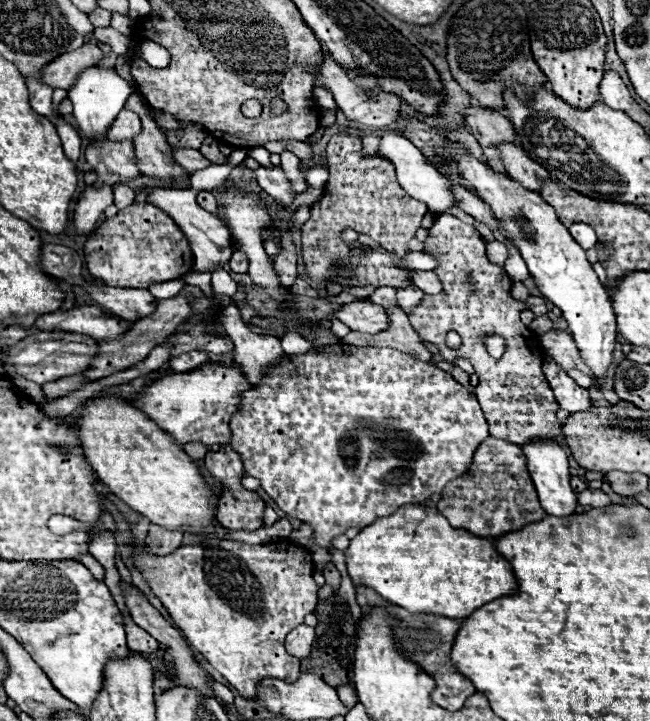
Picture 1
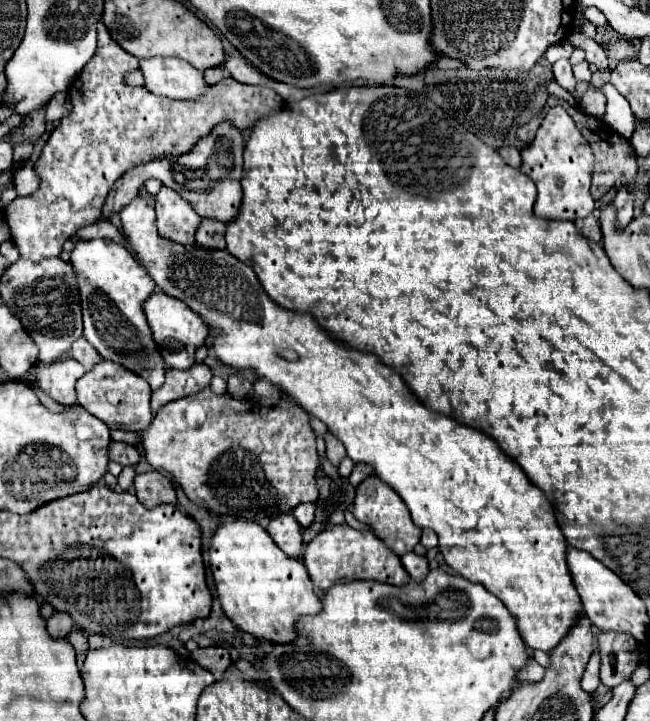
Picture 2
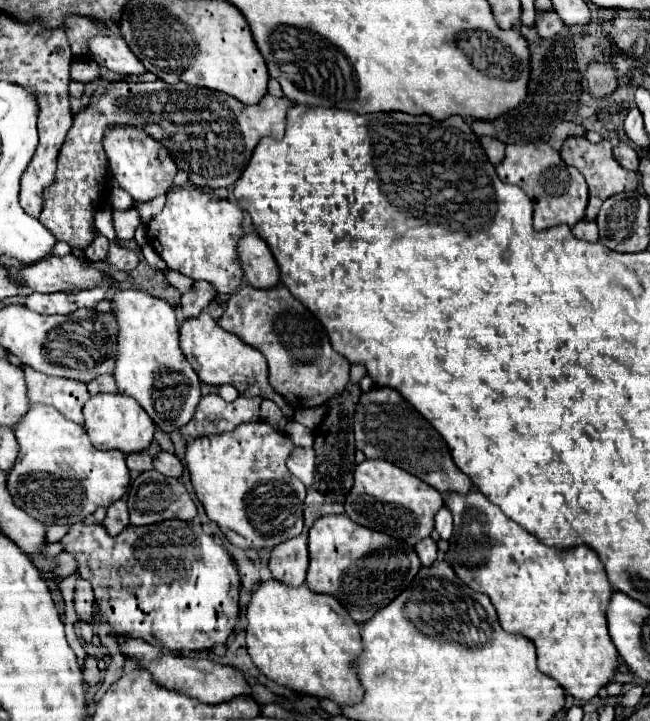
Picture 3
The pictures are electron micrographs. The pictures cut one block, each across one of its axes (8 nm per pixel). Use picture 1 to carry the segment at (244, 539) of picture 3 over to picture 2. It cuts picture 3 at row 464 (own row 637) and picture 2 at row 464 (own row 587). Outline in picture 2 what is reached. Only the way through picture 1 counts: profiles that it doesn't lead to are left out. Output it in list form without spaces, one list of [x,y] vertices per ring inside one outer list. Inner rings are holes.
[[[210,388],[172,400],[162,406],[152,424],[140,432],[144,458],[154,470],[168,472],[184,490],[184,494],[200,508],[214,510],[224,516],[242,516],[266,524],[270,518],[290,512],[296,504],[316,502],[316,434],[310,426],[310,416],[292,400],[280,400],[268,410],[258,410],[250,400],[234,400],[224,394],[218,396]]]

